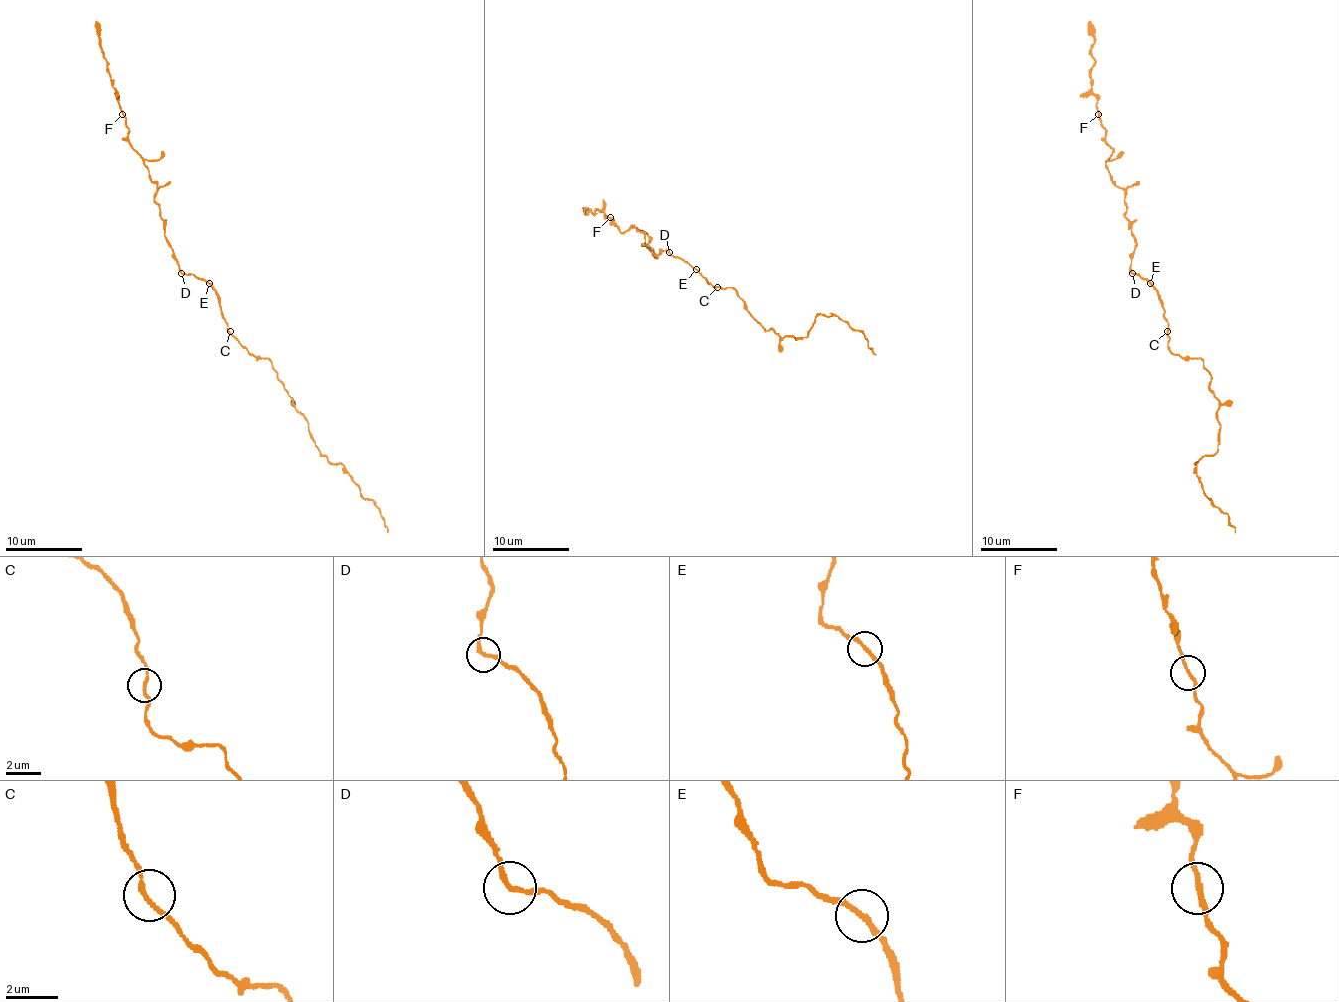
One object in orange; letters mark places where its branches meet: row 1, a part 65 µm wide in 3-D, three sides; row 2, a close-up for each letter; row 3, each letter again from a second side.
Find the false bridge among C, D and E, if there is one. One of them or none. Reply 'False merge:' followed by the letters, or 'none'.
False merge: none

